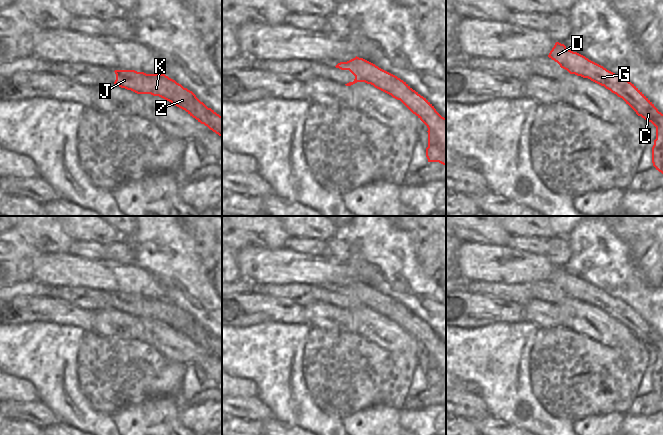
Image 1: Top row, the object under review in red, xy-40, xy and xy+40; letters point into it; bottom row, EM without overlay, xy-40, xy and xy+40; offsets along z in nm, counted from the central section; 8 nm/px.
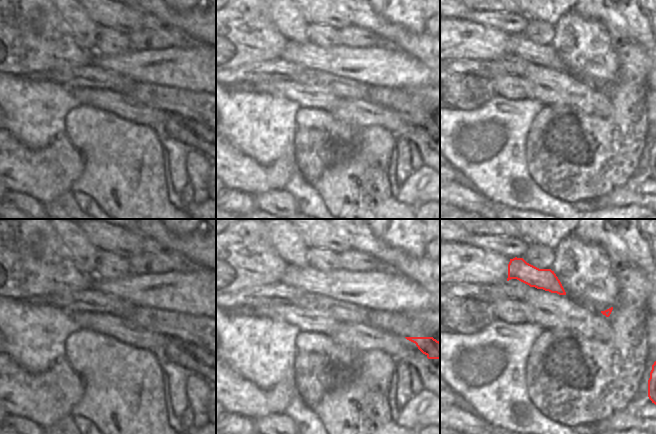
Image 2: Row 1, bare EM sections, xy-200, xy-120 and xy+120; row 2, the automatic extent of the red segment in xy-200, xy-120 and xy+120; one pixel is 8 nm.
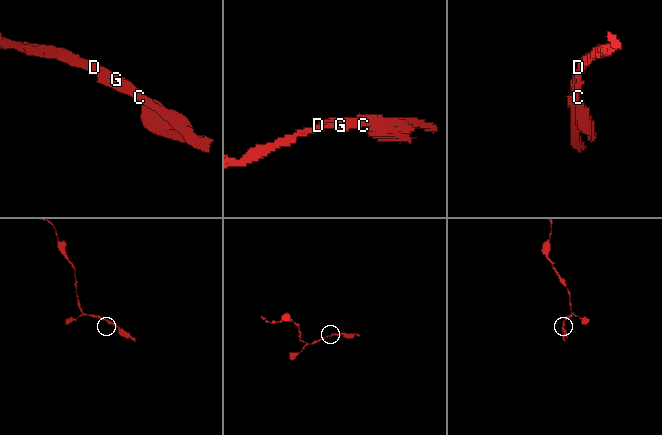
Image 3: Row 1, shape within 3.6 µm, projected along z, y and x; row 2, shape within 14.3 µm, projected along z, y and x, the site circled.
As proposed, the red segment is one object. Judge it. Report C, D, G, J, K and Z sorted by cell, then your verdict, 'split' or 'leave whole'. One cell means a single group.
groups C D G / J K Z; split

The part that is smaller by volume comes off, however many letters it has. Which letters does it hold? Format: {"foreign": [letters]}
{"foreign": ["J", "K", "Z"]}

